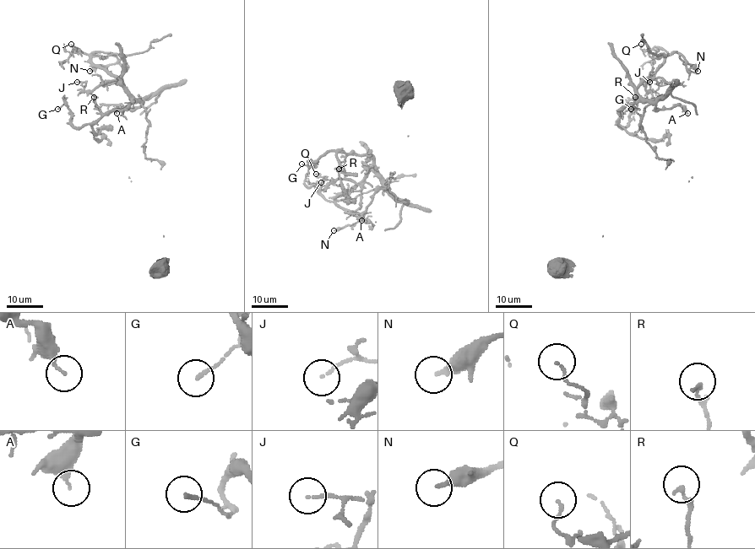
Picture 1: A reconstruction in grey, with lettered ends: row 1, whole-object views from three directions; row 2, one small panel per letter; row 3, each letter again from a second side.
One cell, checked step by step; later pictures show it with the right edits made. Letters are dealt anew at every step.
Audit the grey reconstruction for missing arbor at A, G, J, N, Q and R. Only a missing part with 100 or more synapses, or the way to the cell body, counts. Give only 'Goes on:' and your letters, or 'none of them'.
Goes on: none of them

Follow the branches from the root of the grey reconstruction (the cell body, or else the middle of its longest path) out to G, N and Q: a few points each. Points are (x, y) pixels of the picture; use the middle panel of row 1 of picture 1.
G: (405, 91), (405, 201), (388, 189), (393, 174), (385, 182), (368, 154), (328, 151), (308, 168), (301, 164)
N: (405, 91), (405, 201), (388, 189), (393, 174), (385, 182), (371, 169), (335, 197), (362, 218), (334, 230)
Q: (405, 91), (405, 201), (388, 189), (393, 174), (385, 182), (371, 169), (333, 201), (316, 174)

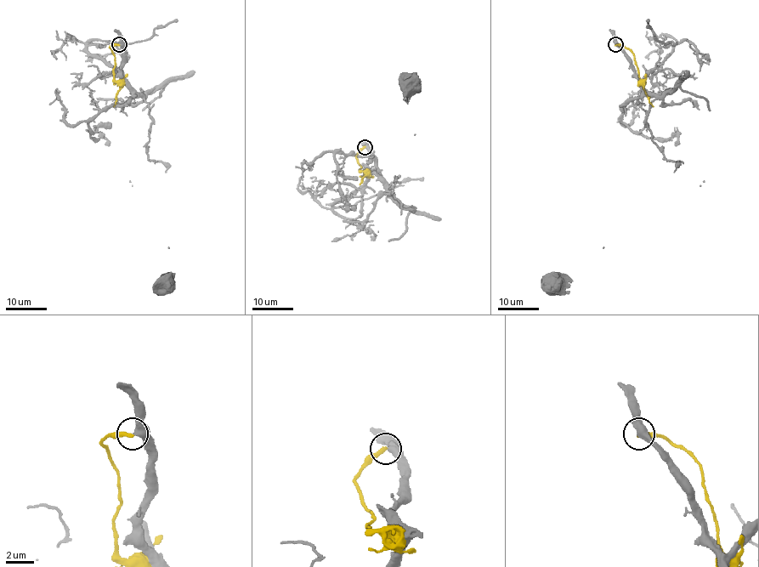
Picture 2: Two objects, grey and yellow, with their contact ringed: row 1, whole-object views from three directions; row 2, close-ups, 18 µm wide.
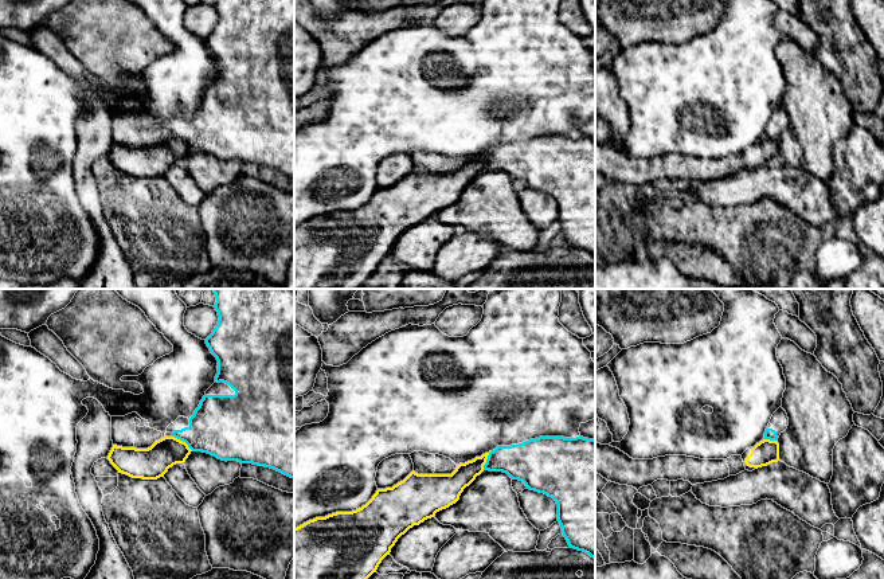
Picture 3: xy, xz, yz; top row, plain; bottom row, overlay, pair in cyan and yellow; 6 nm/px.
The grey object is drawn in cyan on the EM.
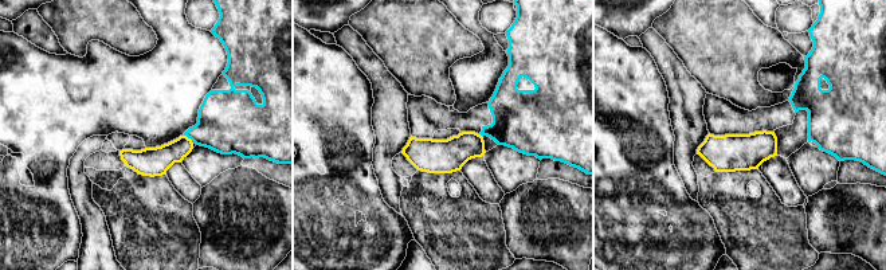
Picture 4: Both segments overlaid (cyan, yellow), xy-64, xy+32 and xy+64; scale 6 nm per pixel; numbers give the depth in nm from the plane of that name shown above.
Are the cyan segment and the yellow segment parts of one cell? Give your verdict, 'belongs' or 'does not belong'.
does not belong

